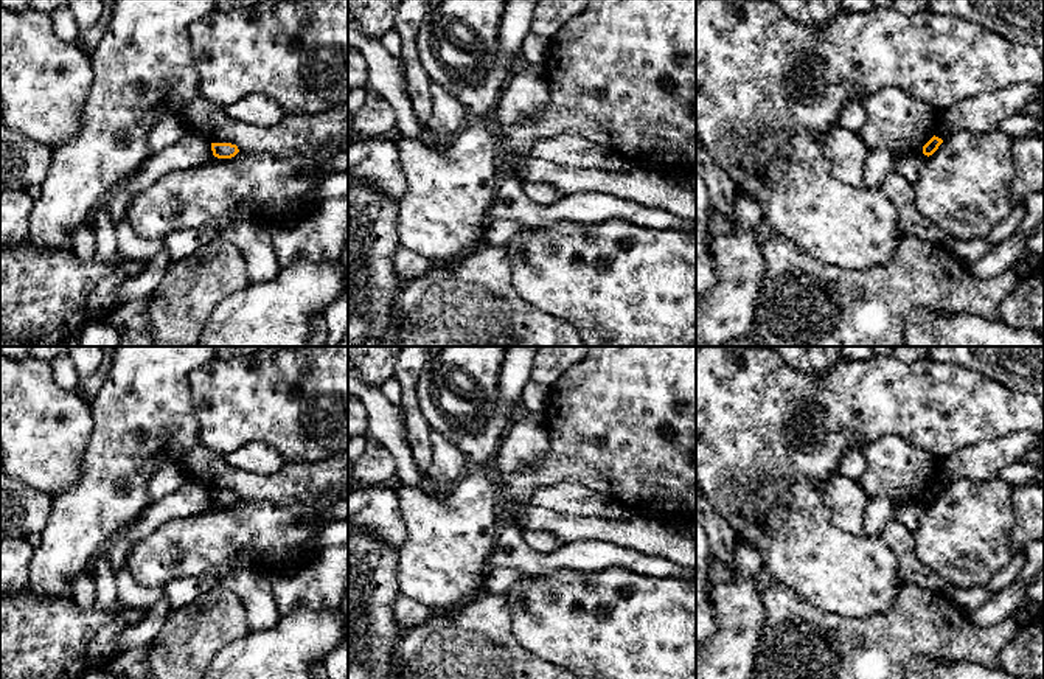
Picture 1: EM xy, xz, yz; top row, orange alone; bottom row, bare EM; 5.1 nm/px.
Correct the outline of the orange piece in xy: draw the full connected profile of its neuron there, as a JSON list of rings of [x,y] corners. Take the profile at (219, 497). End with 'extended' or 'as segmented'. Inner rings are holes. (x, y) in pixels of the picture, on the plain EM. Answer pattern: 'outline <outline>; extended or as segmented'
outline [[[211,491],[211,499],[218,507],[231,507],[239,500],[238,494],[231,491]]]; as segmented

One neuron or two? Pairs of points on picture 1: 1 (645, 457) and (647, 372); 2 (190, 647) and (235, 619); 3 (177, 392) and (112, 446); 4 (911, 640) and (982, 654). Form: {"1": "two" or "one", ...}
{"1": "one", "2": "one", "3": "one", "4": "one"}

